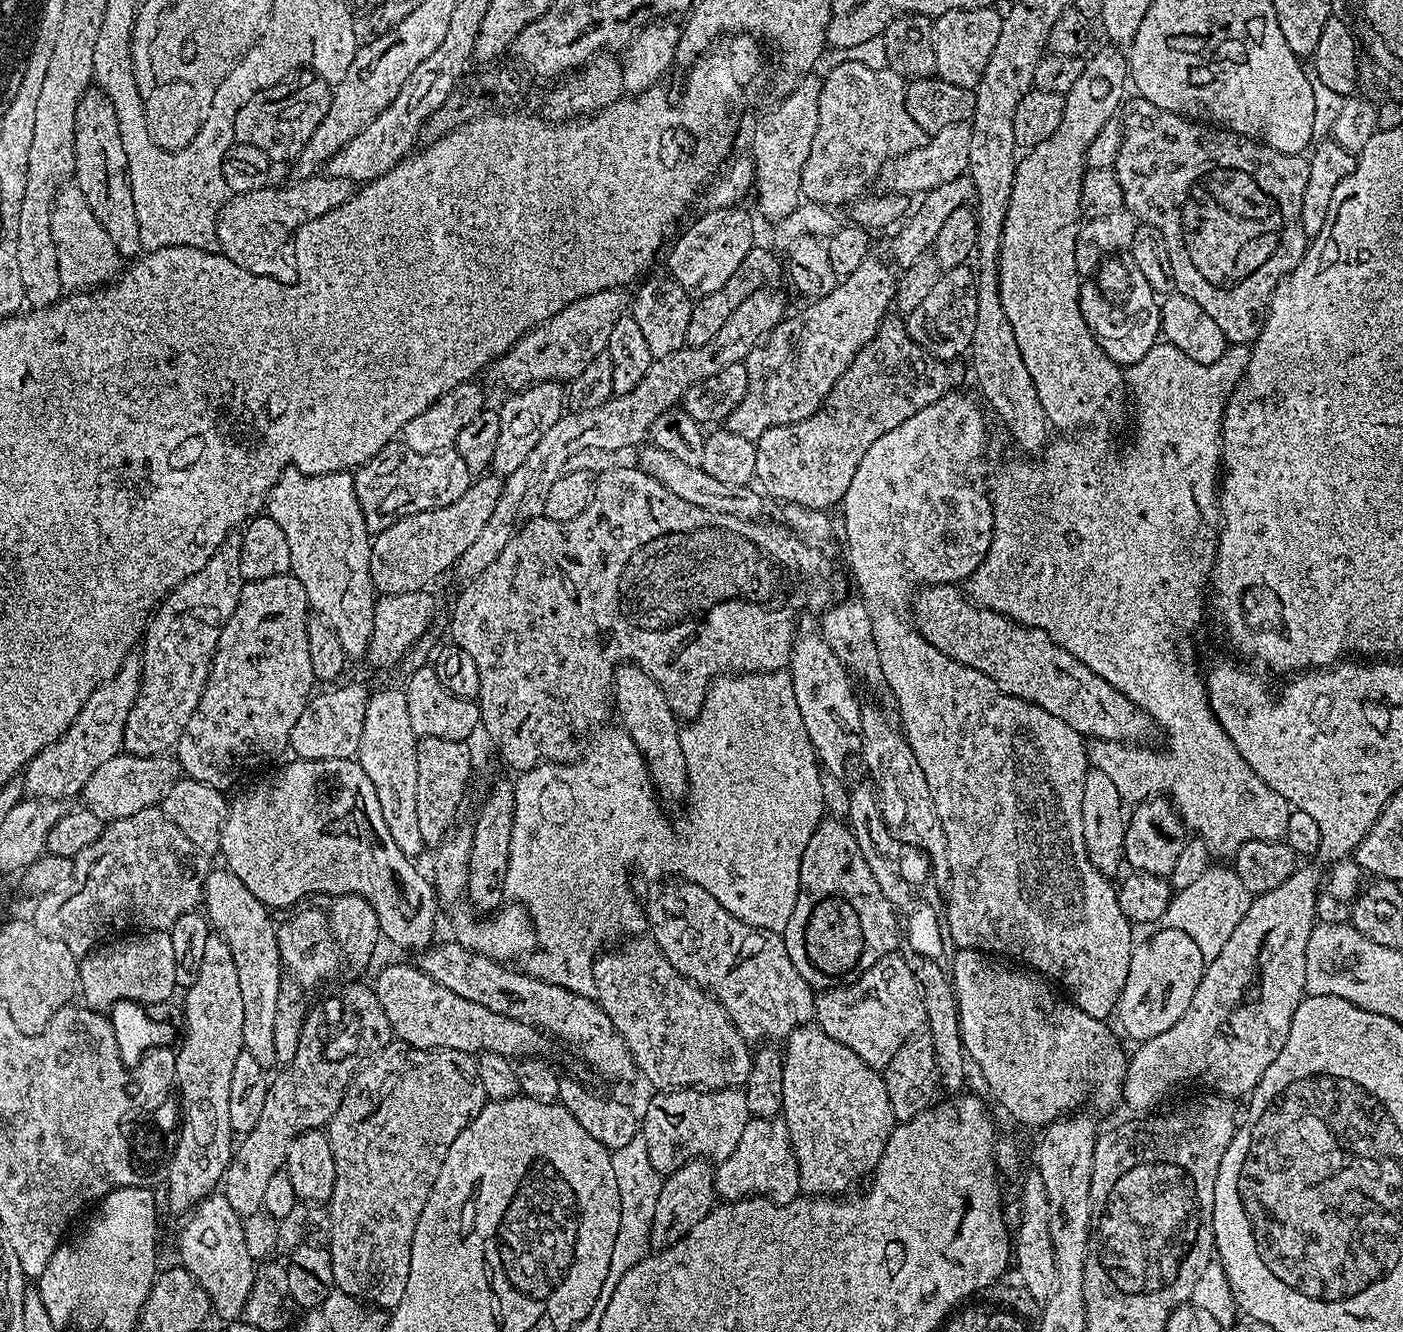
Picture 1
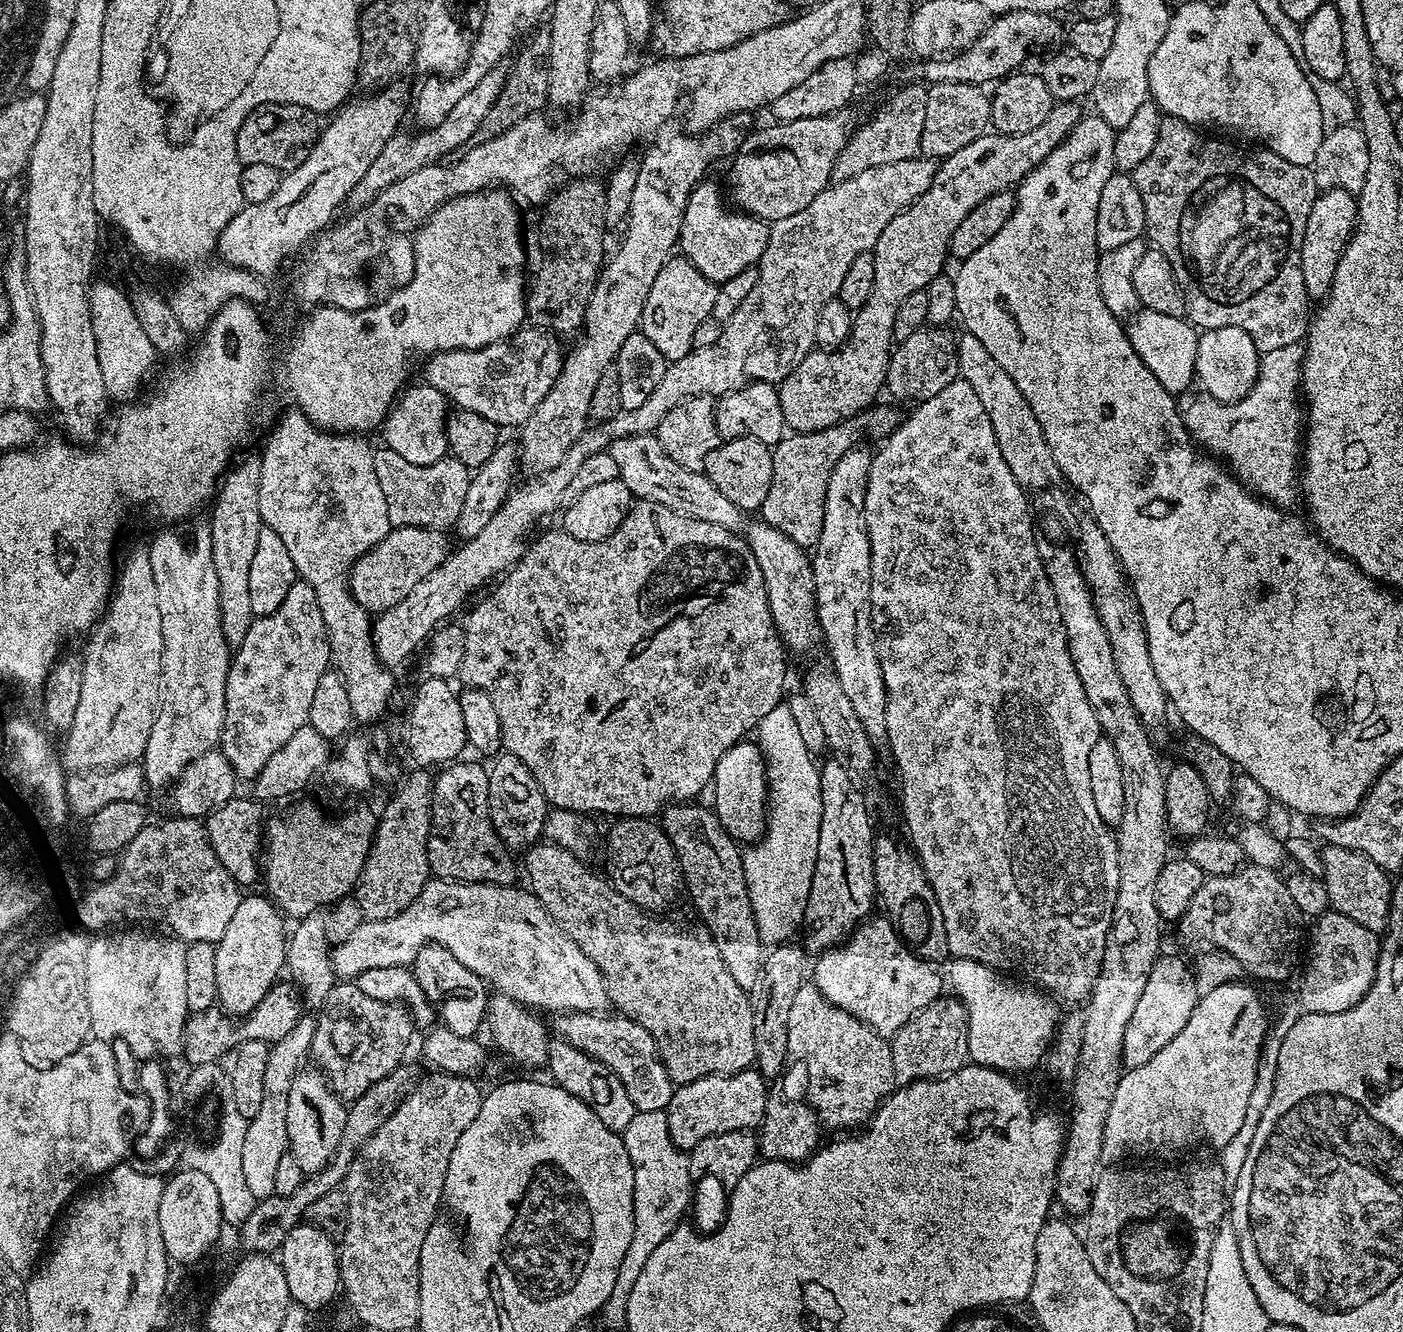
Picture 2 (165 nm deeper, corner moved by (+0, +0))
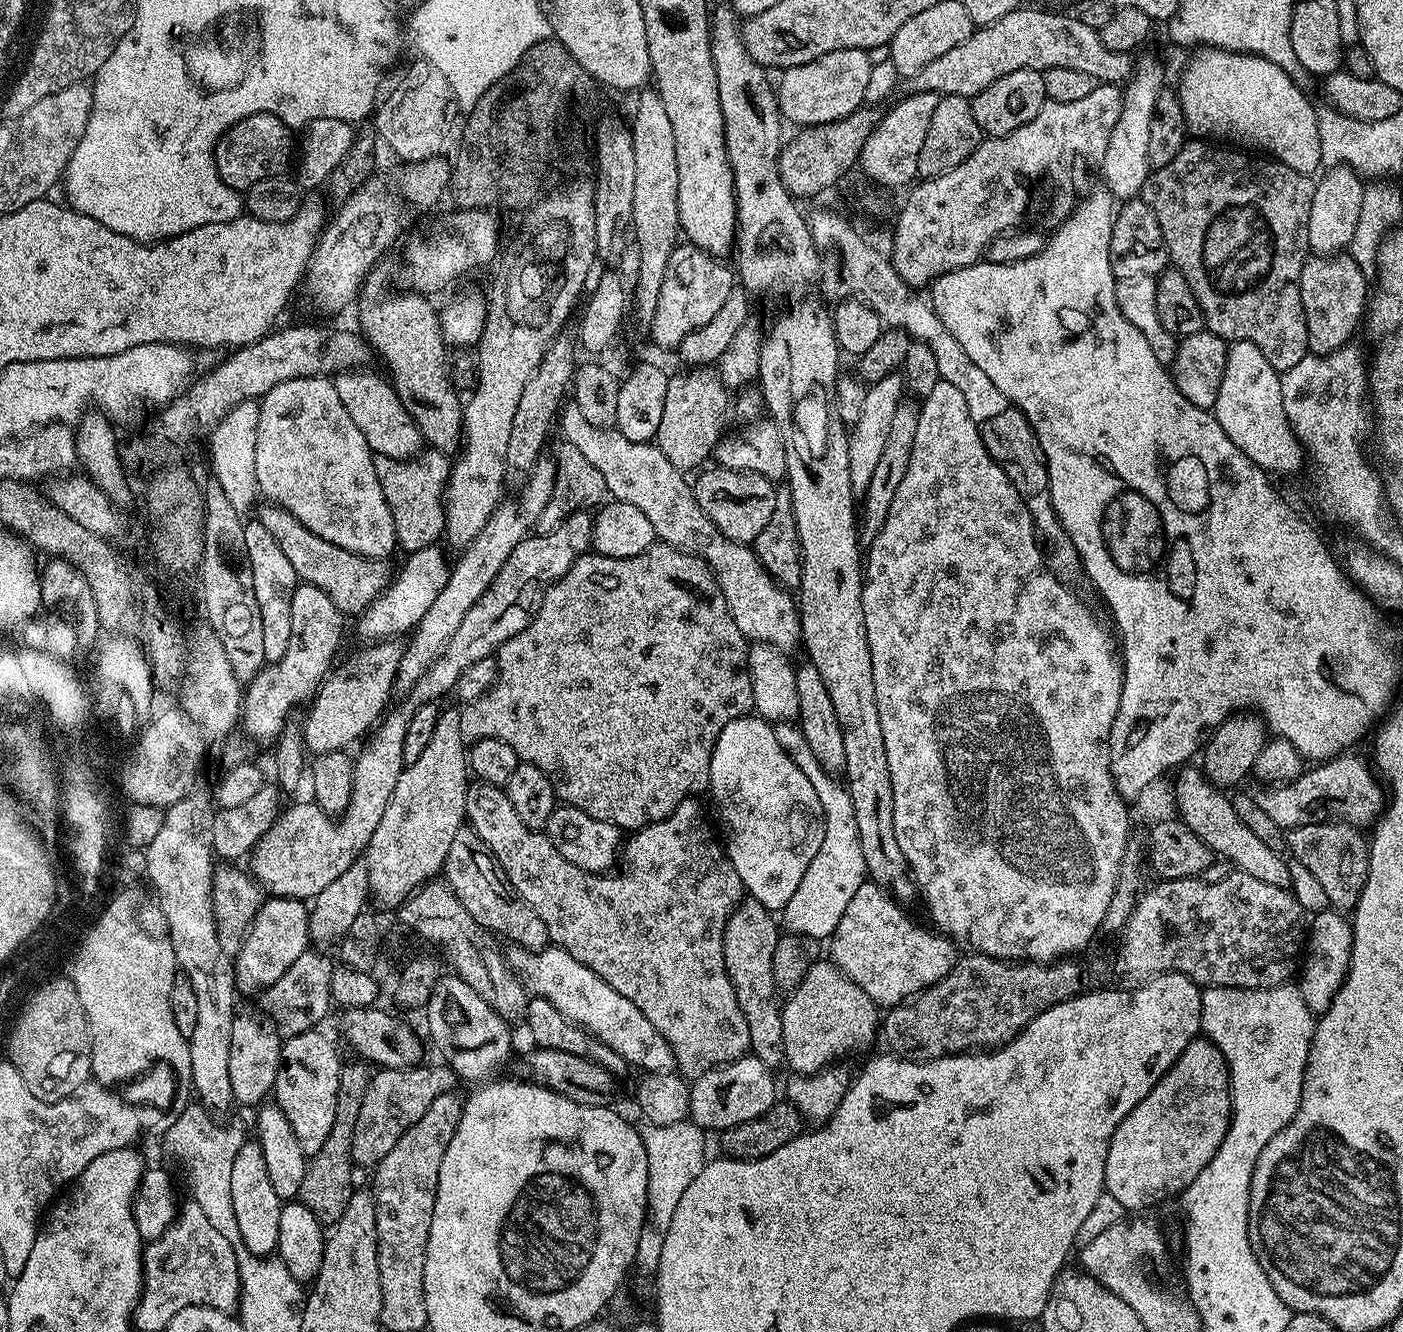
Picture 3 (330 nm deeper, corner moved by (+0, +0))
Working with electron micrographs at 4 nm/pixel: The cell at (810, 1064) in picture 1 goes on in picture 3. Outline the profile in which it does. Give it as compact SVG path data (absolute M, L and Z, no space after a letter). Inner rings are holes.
M821 958L806 970L806 978L783 1001L782 1042L784 1059L793 1073L809 1076L837 1063L847 1052L860 1052L878 1040L881 1009L831 959Z

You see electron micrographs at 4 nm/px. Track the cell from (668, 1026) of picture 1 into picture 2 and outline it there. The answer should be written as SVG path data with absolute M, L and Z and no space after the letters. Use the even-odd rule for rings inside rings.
M537 842L523 856L522 868L528 871L527 887L532 895L538 897L550 918L575 942L578 950L594 962L604 979L609 1005L619 1015L650 1030L673 1085L689 1084L707 1076L747 1072L755 1065L754 1014L749 993L730 978L730 970L726 970L726 962L722 962L722 954L718 954L718 946L703 924L660 920L664 918L644 911L622 898L603 875L595 876L577 853L561 844Z

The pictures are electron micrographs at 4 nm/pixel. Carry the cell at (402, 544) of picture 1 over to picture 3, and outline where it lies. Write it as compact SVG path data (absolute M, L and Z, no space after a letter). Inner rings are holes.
M264 502L259 508L258 519L262 526L266 526L266 530L270 530L274 542L278 542L290 566L294 566L297 581L318 586L318 590L322 590L322 594L326 594L326 598L330 598L330 602L334 602L334 606L345 617L359 617L393 580L394 568L388 565L387 559L358 556L342 546L334 546L334 542L326 542L326 538L318 538L318 534L306 530L306 526L302 526L302 522L298 522L290 510L277 504Z

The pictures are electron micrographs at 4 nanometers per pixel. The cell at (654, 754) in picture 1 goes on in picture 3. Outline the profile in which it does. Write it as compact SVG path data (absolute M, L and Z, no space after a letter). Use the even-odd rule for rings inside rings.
M745 898L736 905L736 909L728 916L726 922L726 930L724 931L724 961L726 962L726 974L730 978L730 982L734 986L734 994L738 998L738 1006L742 1010L742 1018L746 1018L746 1026L750 1030L750 1052L751 1055L757 1056L762 1063L768 1065L769 1068L776 1070L779 1069L779 1064L785 1063L784 1059L784 1043L782 1042L782 1000L778 995L778 989L774 982L774 946L778 946L778 938L782 935L781 925L778 923L777 917L773 913L769 912L766 906L762 906L762 902L753 900L751 898Z

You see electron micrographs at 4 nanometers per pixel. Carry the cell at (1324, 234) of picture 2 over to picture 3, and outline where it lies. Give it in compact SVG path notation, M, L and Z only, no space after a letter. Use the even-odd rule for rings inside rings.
M1312 254L1302 266L1300 293L1306 314L1309 349L1317 356L1329 356L1331 352L1339 352L1345 344L1349 343L1355 337L1352 335L1355 334L1356 327L1359 324L1361 327L1366 316L1366 305L1370 299L1370 280L1349 254L1336 254L1331 258L1324 254Z

